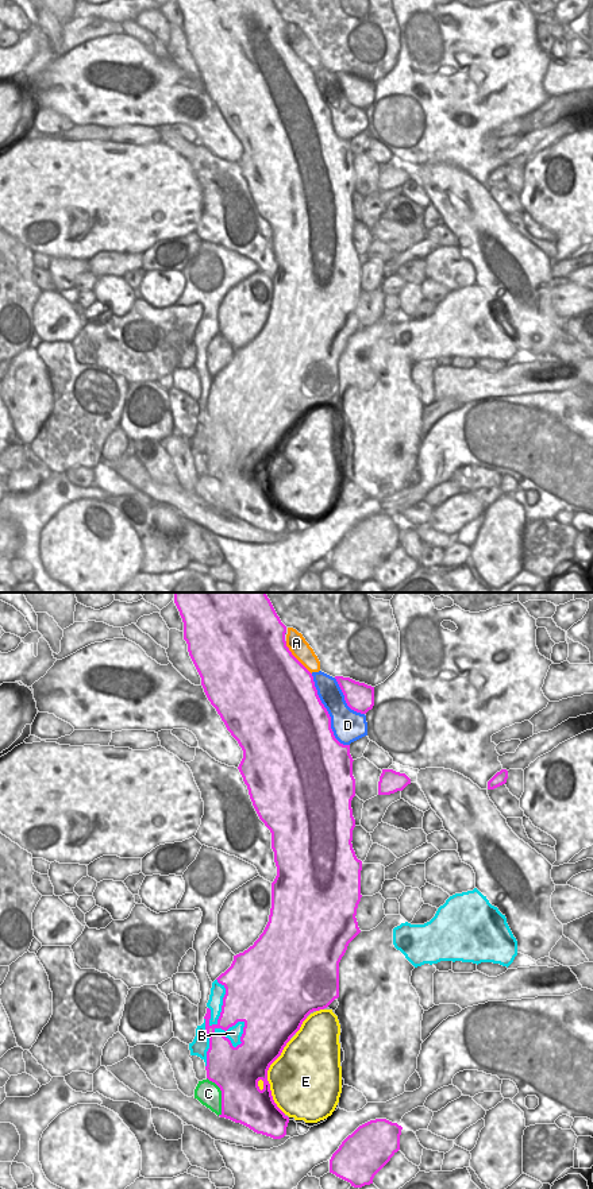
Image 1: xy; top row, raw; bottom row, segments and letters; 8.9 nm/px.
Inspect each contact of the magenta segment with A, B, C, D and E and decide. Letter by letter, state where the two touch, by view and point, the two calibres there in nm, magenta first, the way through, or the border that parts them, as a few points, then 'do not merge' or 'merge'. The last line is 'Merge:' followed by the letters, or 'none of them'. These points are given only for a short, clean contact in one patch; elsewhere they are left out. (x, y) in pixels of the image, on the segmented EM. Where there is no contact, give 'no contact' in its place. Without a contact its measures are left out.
A: contact xy (295, 657); calibres 500 and 170 nm; do not merge
B: contact xy (228, 1027); calibres 340 and 130 nm; do not merge
C: contact xy (222, 1096); calibres 400 and 220 nm; do not merge
D: contact xy (327, 713); calibres 500 and 280 nm; do not merge
E: contact xy (266, 1077); calibres 400 and 440 nm; do not merge
Merge: none of them

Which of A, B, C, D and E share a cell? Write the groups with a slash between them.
A / B / C / D / E

